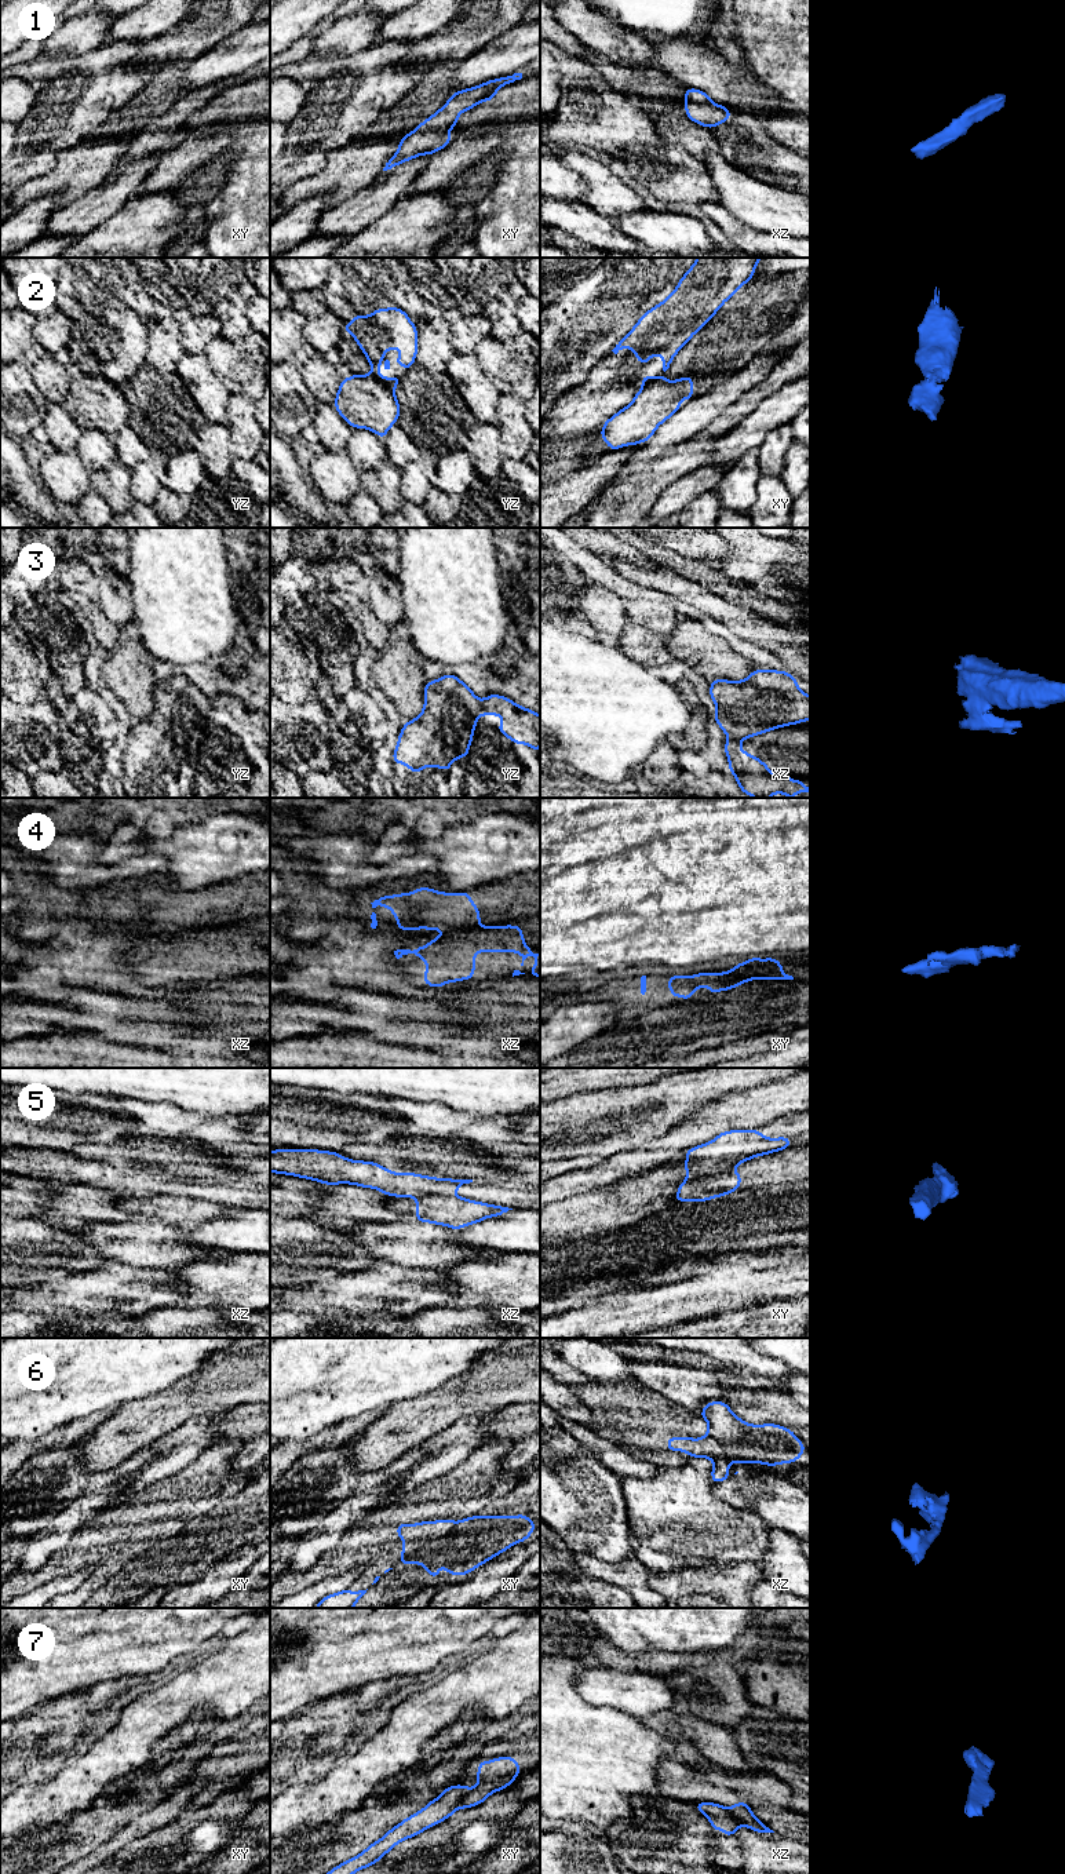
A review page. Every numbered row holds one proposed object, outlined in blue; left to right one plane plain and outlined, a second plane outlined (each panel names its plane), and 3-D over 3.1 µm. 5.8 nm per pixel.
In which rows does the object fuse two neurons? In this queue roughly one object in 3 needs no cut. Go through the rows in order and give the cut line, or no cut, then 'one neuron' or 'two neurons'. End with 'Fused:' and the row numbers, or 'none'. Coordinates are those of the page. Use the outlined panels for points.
1: no cut; one neuron
2: cut in yz along (371, 374), (393, 390); two neurons
3: cut in yz along (482, 702), (478, 715); two neurons
4: cut in xz along (477, 923), (445, 933); two neurons
5: cut in xy along (730, 1169), (722, 1173), (688, 1177); two neurons
6: cut in xy along (455, 1523), (447, 1534), (425, 1548), (419, 1561); two neurons
7: cut in xy along (469, 1790), (459, 1807); two neurons
Fused: 2, 3, 4, 5, 6, 7

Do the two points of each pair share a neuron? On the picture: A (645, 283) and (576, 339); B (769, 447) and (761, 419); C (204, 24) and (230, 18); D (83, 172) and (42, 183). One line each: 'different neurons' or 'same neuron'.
A: same neuron
B: different neurons
C: same neuron
D: same neuron

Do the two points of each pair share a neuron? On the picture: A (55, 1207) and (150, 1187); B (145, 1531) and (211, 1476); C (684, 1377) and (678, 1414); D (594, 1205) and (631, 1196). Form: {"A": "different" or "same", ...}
{"A": "different", "B": "same", "C": "different", "D": "same"}

